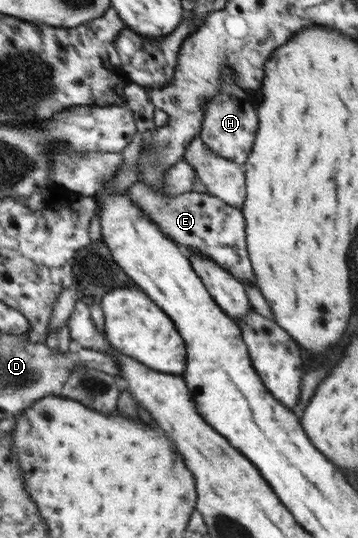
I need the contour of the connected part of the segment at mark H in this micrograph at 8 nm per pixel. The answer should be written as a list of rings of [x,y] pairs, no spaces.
[[[223,69],[223,83],[225,84],[221,90],[207,101],[206,111],[202,115],[203,127],[200,138],[216,155],[243,165],[249,159],[255,145],[259,126],[259,102],[253,90],[241,88],[237,84],[234,70]]]

